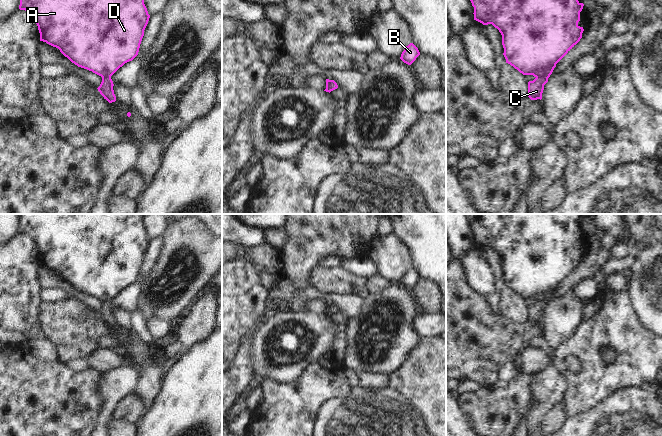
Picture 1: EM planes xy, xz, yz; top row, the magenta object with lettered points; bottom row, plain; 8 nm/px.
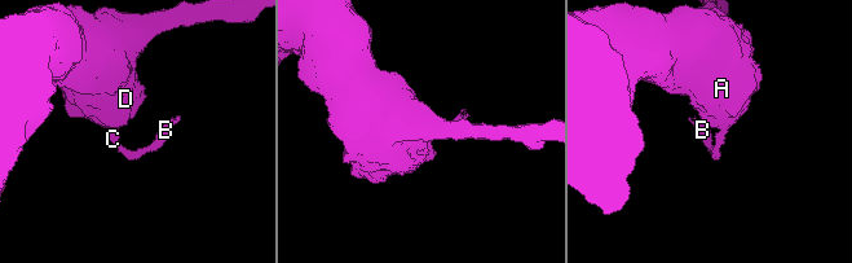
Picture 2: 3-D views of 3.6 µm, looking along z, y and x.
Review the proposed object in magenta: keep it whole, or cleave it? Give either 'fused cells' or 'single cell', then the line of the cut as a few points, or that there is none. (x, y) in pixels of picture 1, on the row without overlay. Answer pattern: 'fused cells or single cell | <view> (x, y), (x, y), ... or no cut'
fused cells | yz (536, 300), (545, 300), (547, 302)

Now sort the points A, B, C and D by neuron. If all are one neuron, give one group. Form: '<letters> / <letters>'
A D / B C

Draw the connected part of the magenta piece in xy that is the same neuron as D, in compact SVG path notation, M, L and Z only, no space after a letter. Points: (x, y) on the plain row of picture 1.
M20 214L19 233L28 235L36 244L40 265L58 272L72 287L102 302L111 301L138 279L150 242L142 214Z

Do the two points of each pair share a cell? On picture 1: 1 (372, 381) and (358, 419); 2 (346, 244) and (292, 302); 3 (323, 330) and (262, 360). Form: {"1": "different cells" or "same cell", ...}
{"1": "same cell", "2": "same cell", "3": "same cell"}

